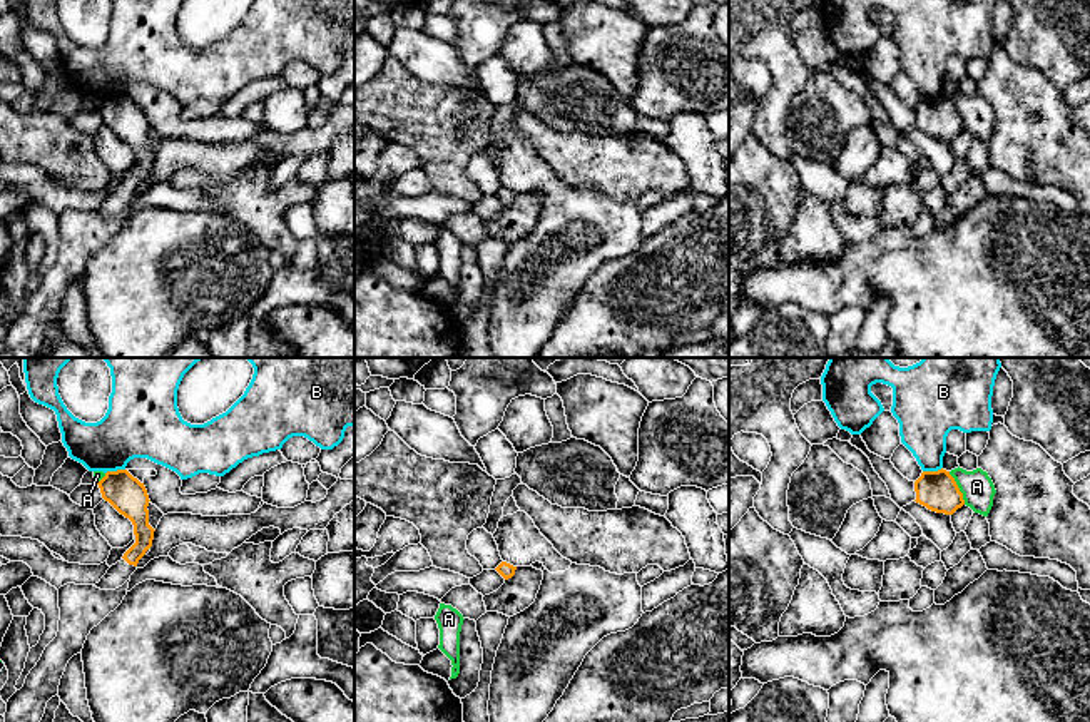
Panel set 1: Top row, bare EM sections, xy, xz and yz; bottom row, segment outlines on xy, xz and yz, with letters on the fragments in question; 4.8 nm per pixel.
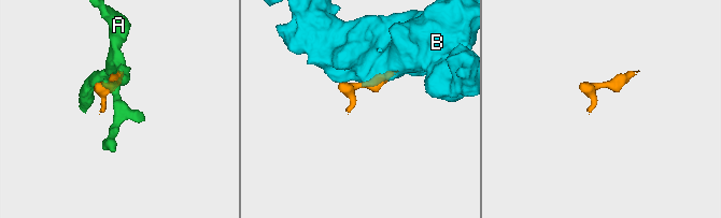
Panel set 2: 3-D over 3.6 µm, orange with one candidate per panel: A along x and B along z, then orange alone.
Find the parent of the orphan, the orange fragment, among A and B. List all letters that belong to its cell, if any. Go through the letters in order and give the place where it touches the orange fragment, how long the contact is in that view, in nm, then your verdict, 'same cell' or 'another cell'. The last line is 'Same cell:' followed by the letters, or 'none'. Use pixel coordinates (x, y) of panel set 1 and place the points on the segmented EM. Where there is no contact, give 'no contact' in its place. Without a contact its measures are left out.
A: yz (958, 488) | 180 nm | another cell
B: xy (114, 472) | 100 nm | another cell
Same cell: none

